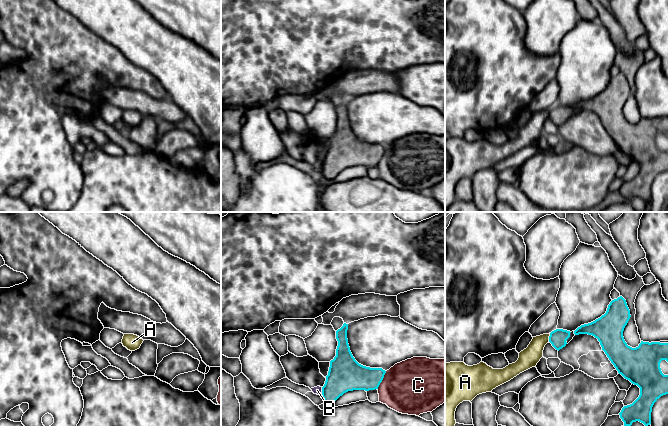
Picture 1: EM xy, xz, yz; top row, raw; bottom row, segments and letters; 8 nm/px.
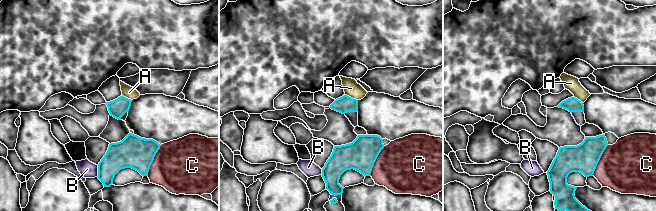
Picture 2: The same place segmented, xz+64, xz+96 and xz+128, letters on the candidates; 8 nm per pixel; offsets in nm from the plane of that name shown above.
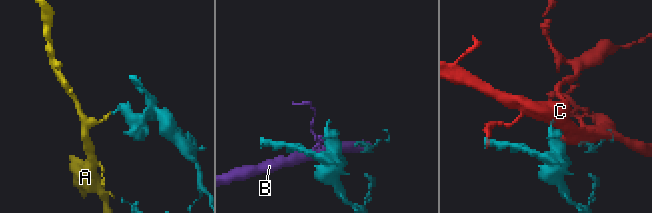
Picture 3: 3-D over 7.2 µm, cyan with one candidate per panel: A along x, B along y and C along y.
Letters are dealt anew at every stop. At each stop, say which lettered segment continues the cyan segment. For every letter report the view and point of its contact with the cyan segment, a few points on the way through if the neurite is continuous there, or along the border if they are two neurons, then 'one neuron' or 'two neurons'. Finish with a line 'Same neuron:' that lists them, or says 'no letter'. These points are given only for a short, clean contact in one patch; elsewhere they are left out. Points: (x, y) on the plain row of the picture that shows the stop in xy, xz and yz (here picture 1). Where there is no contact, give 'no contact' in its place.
A: contact yz (549, 114); border yz (550, 110), (548, 117); two neurons
B: contact xz (322, 167); two neurons
C: contact xz (382, 155); two neurons
Same neuron: no letter

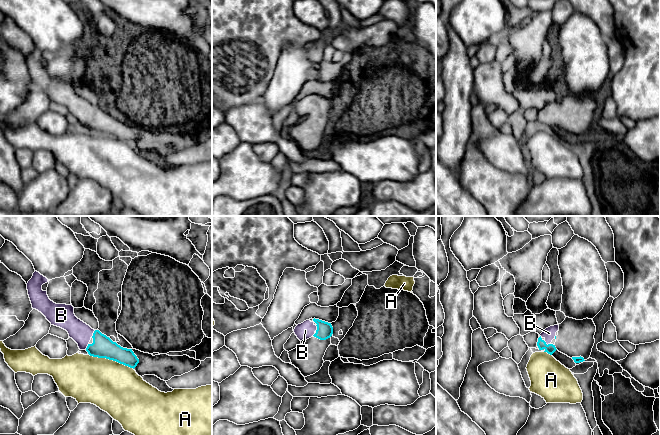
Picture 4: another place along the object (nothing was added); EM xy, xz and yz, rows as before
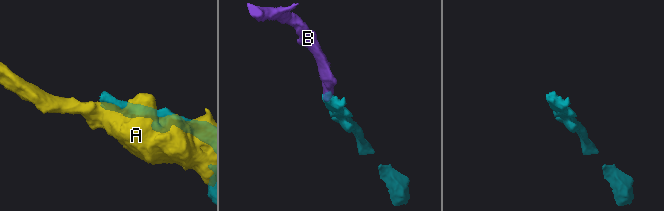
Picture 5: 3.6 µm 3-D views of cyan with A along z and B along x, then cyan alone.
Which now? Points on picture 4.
A: contact xy (111, 135); two neurons
B: contact xy (93, 109); way xy (102, 123), (100, 116), (93, 109), (80, 108); one neuron
Same neuron: B

